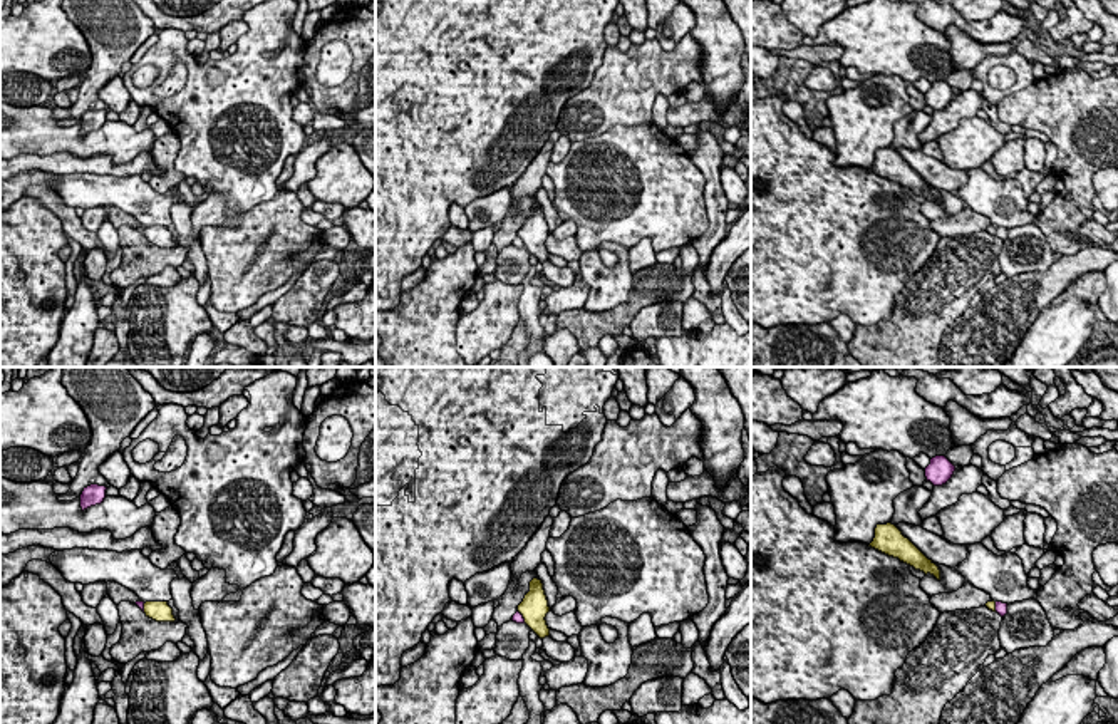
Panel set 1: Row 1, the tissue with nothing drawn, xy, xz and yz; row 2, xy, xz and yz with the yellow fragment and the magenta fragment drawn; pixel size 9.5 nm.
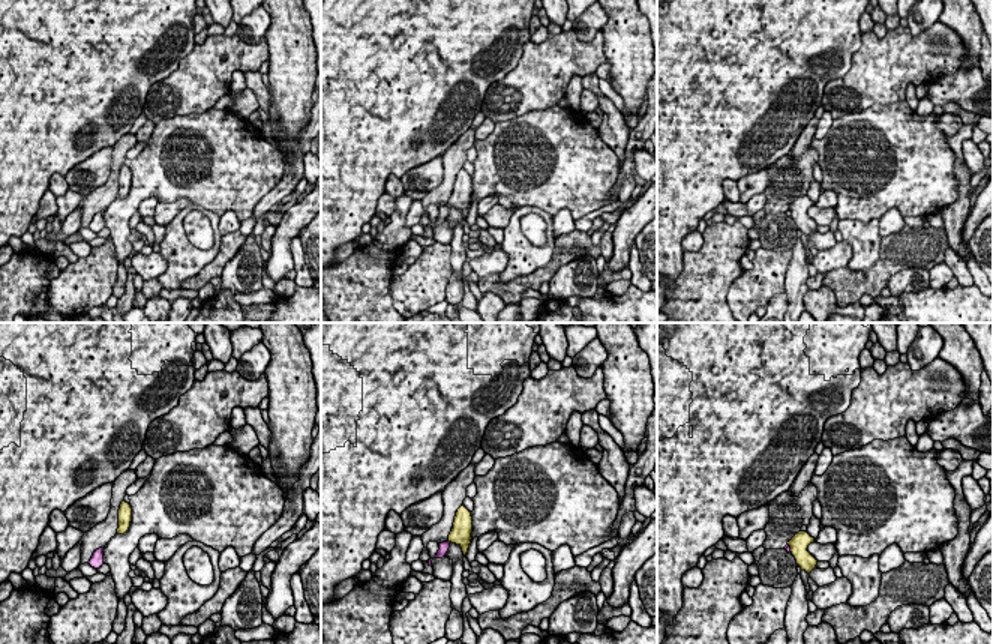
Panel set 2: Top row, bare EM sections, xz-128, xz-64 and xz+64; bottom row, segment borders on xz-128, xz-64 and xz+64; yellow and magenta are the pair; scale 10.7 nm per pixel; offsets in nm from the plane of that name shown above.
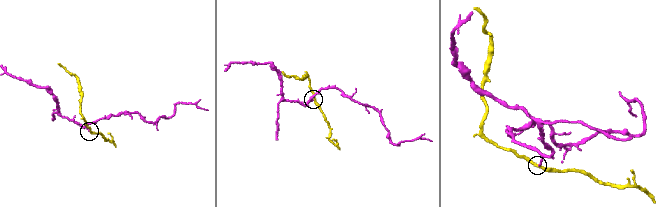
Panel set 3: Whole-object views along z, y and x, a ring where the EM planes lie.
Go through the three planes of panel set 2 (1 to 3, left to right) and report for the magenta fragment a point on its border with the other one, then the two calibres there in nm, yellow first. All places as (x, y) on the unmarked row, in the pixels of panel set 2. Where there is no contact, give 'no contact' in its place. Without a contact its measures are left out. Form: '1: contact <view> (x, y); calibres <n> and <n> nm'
1: no contact
2: no contact
3: contact xz+64 (791, 212); calibres 200 and 60 nm

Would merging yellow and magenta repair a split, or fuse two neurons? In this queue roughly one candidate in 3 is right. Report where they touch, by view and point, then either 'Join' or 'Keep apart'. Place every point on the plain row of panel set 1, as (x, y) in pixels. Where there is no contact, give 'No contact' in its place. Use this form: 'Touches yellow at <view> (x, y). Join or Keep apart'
Touches yellow at xz (523, 242). Keep apart

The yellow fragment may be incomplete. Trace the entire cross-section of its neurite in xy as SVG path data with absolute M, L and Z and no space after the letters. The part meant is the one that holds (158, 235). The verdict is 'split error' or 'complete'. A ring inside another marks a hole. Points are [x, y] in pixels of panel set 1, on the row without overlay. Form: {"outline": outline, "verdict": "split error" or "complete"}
{"outline": "M146 226L144 238L146 241L156 246L174 246L176 245L173 240L173 233L168 230L168 226Z", "verdict": "complete"}

